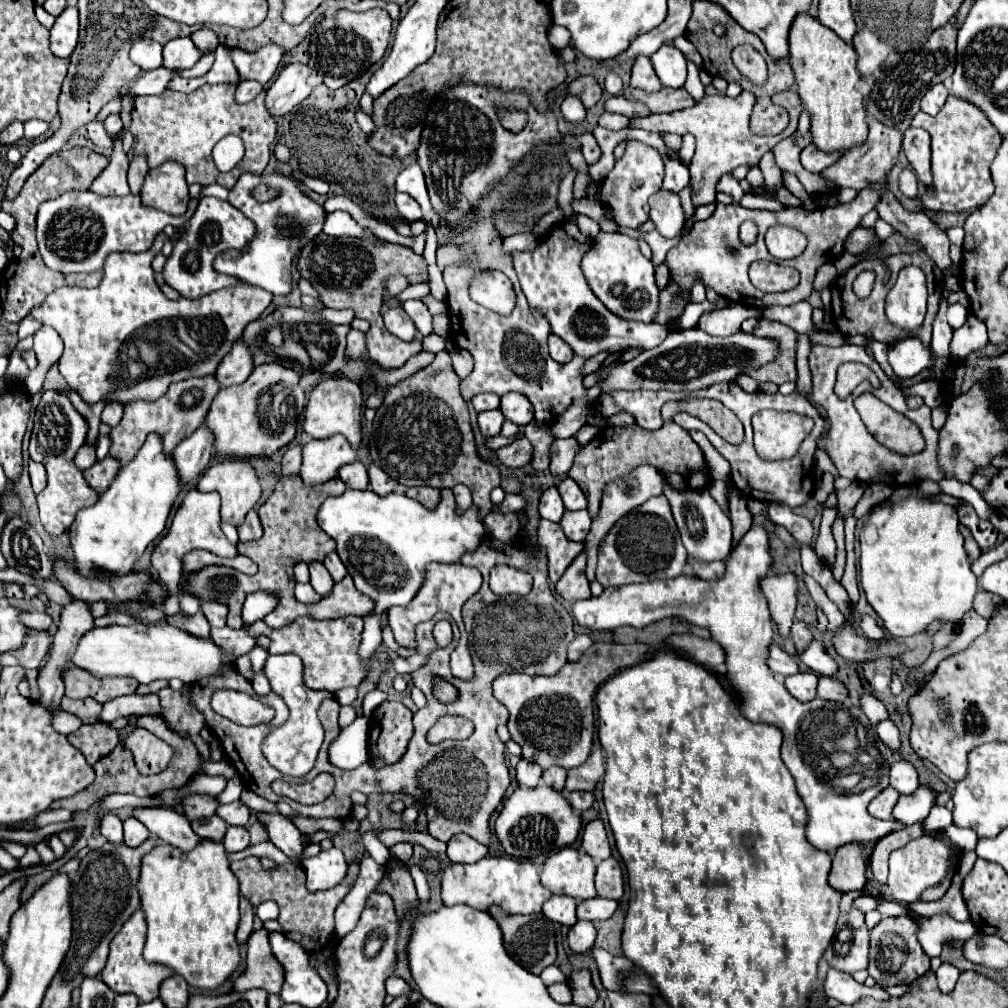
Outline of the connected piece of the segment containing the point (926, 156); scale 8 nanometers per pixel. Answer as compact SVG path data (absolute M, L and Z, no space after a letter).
M908 128L904 132L902 148L918 180L928 186L932 182L932 172L930 172L930 136L926 134L926 130Z

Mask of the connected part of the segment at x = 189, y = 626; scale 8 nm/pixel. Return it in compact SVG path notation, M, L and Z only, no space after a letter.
M178 612L168 618L168 624L180 630L192 632L192 634L196 634L196 638L208 638L208 632L210 632L210 624L202 612L194 614L194 616L186 616L186 614Z

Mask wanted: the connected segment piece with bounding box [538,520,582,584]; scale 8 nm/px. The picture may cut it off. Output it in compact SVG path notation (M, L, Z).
M542 520L538 528L538 544L548 552L550 582L556 584L572 560L582 552L582 542L572 542L564 536L560 524Z

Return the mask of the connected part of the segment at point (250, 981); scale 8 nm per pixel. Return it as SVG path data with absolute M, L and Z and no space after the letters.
M256 930L248 938L246 950L246 968L244 972L232 982L234 992L246 992L252 988L264 988L270 994L280 994L280 986L284 974L278 966L278 960L272 954L268 932Z

